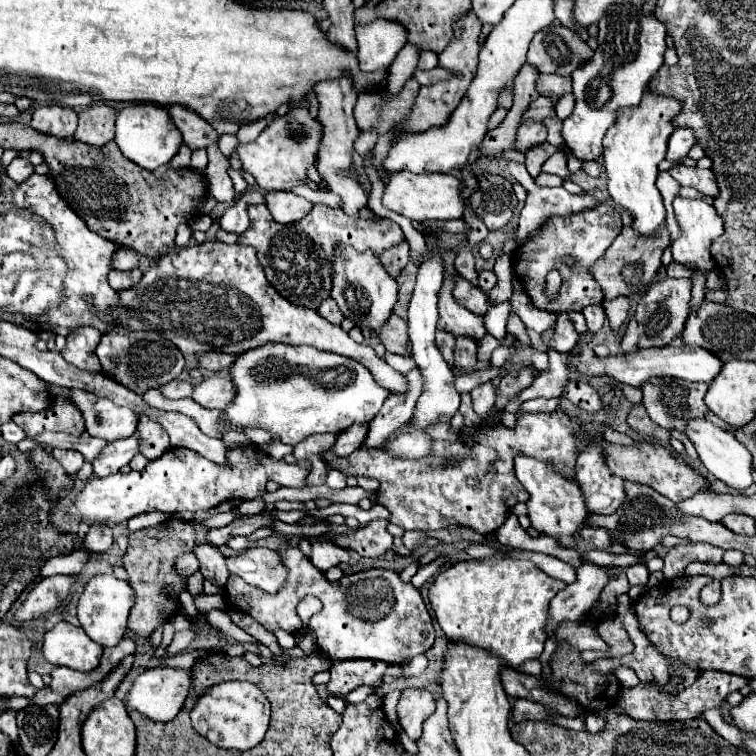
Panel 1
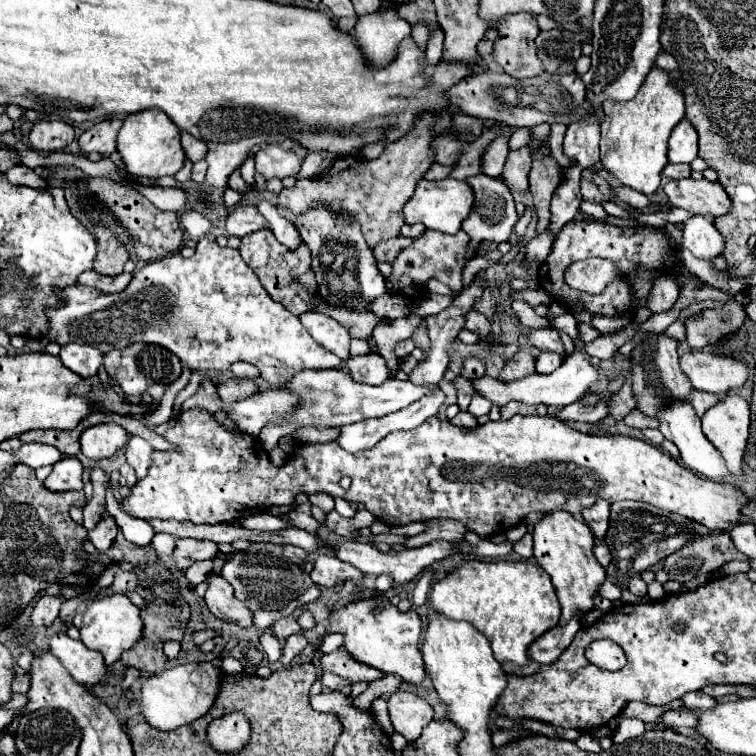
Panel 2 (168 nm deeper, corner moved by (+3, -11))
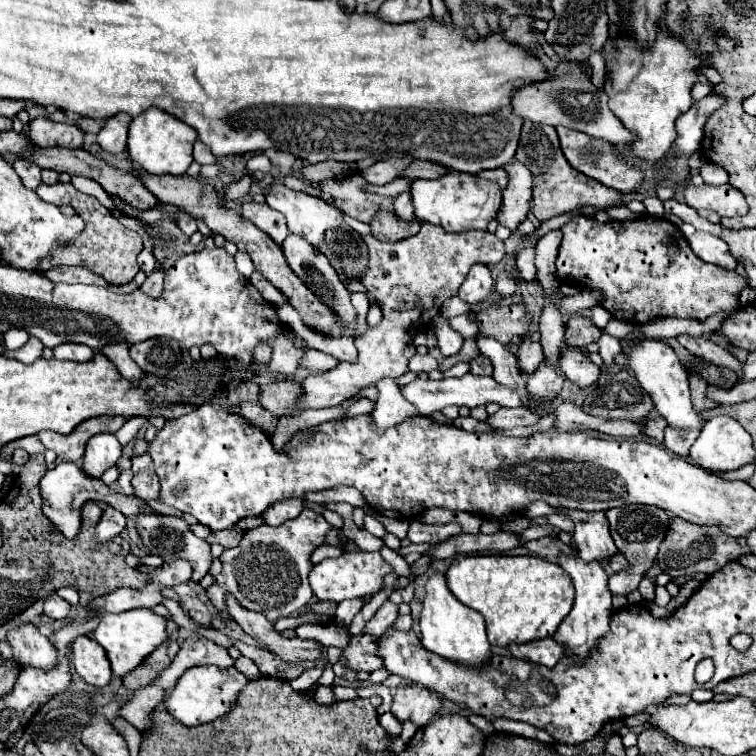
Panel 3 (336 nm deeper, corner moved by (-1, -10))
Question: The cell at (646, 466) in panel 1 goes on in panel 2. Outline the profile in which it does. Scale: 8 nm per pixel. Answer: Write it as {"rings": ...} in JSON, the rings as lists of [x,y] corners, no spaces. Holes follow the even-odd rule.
{"rings":[[[203,408],[183,412],[177,418],[177,424],[171,426],[163,438],[175,444],[177,450],[153,452],[149,474],[133,486],[129,498],[123,502],[125,512],[133,518],[173,518],[189,520],[193,524],[221,524],[235,522],[257,512],[267,512],[271,506],[289,506],[299,492],[325,492],[365,504],[377,520],[389,526],[425,522],[431,518],[453,518],[461,520],[479,536],[493,536],[495,532],[503,534],[521,524],[529,512],[553,512],[557,508],[565,512],[581,512],[583,508],[593,506],[597,498],[603,498],[609,502],[643,500],[655,508],[677,512],[689,520],[705,524],[711,532],[729,532],[741,522],[741,508],[749,504],[743,490],[725,482],[705,480],[643,440],[629,436],[589,436],[551,416],[513,416],[509,420],[487,422],[471,430],[457,428],[451,422],[441,422],[433,416],[419,428],[391,432],[371,450],[355,454],[345,452],[337,440],[325,444],[297,444],[279,468],[271,464],[269,454],[257,436],[245,436],[243,432],[225,428]],[[343,476],[351,478],[349,490],[339,486]]]}

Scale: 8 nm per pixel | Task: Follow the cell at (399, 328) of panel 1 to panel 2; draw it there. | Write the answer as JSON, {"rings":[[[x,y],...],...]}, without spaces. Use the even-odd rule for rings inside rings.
{"rings":[[[317,296],[317,304],[313,304],[313,312],[331,316],[349,330],[351,338],[359,338],[359,340],[371,340],[371,330],[375,328],[377,322],[381,322],[381,318],[377,318],[373,312],[353,312],[349,308],[333,308],[319,296]]]}

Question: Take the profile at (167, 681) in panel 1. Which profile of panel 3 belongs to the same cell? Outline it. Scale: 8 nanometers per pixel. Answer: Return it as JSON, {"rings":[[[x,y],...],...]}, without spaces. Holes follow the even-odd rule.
{"rings":[[[217,665],[191,667],[179,677],[177,685],[165,695],[163,705],[175,721],[179,721],[187,727],[197,727],[197,725],[209,723],[209,721],[229,713],[235,707],[237,695],[245,683],[247,683],[247,677],[241,675],[235,667],[229,667],[229,669],[221,669]]]}

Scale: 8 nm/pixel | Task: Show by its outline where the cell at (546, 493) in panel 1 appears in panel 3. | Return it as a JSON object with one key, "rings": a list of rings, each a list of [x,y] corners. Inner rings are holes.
{"rings":[[[571,545],[573,553],[559,553],[557,563],[569,573],[573,587],[575,587],[575,603],[571,613],[561,621],[561,625],[555,631],[555,641],[561,641],[567,645],[567,655],[577,657],[579,661],[583,661],[589,655],[589,649],[595,647],[597,639],[601,635],[605,635],[605,631],[609,629],[609,615],[611,615],[611,591],[607,589],[607,571],[603,569],[603,565],[599,561],[583,561],[579,557],[579,549],[575,545]]]}

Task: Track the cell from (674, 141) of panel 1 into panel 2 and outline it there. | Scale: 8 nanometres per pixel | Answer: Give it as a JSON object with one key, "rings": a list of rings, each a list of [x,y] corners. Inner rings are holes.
{"rings":[[[681,120],[671,136],[669,136],[669,162],[671,164],[679,164],[679,162],[693,162],[697,158],[697,132],[693,128],[693,124],[689,124],[689,120]]]}

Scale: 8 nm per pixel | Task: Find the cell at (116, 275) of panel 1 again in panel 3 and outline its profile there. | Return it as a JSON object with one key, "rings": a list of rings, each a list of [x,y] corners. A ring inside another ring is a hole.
{"rings":[[[59,265],[49,269],[47,275],[51,281],[63,281],[63,283],[85,283],[85,285],[101,285],[101,287],[113,287],[109,285],[101,275],[93,273],[91,269],[85,267],[69,267],[69,265]]]}

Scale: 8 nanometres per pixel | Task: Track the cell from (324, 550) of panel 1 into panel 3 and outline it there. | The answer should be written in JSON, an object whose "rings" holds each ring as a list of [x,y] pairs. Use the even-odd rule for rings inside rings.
{"rings":[[[375,551],[375,553],[343,553],[337,559],[325,559],[319,565],[315,565],[309,573],[309,583],[317,599],[325,601],[343,601],[343,599],[355,599],[361,595],[373,595],[381,589],[383,575],[393,571],[393,567]]]}

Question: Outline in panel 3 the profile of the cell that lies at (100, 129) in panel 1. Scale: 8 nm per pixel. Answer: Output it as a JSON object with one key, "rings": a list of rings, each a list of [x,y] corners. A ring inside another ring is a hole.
{"rings":[[[125,113],[109,117],[101,127],[101,131],[97,133],[99,147],[107,153],[123,153],[127,147],[129,123],[131,123],[131,117]]]}

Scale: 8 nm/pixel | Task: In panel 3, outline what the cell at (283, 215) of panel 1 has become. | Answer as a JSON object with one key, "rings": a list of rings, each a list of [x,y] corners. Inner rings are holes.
{"rings":[[[289,233],[287,239],[283,241],[281,245],[285,257],[287,257],[287,263],[289,267],[295,271],[295,275],[307,285],[311,287],[311,291],[323,301],[327,303],[333,311],[337,311],[337,315],[341,317],[341,327],[343,327],[343,333],[349,335],[349,337],[355,337],[355,309],[349,301],[349,291],[343,287],[343,283],[339,281],[339,275],[337,271],[331,267],[329,259],[325,255],[321,255],[307,239],[303,239],[301,235],[295,235],[295,233]]]}

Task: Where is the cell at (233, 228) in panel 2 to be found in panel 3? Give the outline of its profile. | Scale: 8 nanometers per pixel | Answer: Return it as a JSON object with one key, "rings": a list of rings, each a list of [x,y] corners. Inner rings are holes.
{"rings":[[[243,203],[241,205],[241,217],[245,221],[251,221],[255,227],[259,227],[263,233],[267,233],[277,245],[281,245],[285,241],[285,237],[289,235],[285,217],[271,209],[267,203]]]}

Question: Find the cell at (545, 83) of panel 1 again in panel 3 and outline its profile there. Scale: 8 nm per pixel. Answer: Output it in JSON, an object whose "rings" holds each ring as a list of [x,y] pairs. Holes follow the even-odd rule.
{"rings":[[[561,63],[551,79],[535,81],[529,85],[523,85],[513,91],[513,113],[519,115],[521,119],[529,119],[533,123],[543,123],[543,125],[565,125],[567,129],[583,131],[589,137],[603,139],[613,145],[625,145],[633,135],[621,127],[621,121],[613,115],[613,111],[607,107],[607,95],[603,89],[597,89],[591,83],[591,77],[587,75],[585,67],[581,63]]]}

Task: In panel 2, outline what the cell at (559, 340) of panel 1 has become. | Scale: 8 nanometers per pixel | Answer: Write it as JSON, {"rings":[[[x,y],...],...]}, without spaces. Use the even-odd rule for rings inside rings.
{"rings":[[[541,352],[537,356],[537,362],[535,362],[535,372],[537,374],[549,374],[549,372],[557,370],[561,366],[561,362],[563,362],[563,358],[559,354],[555,354],[555,352]]]}

